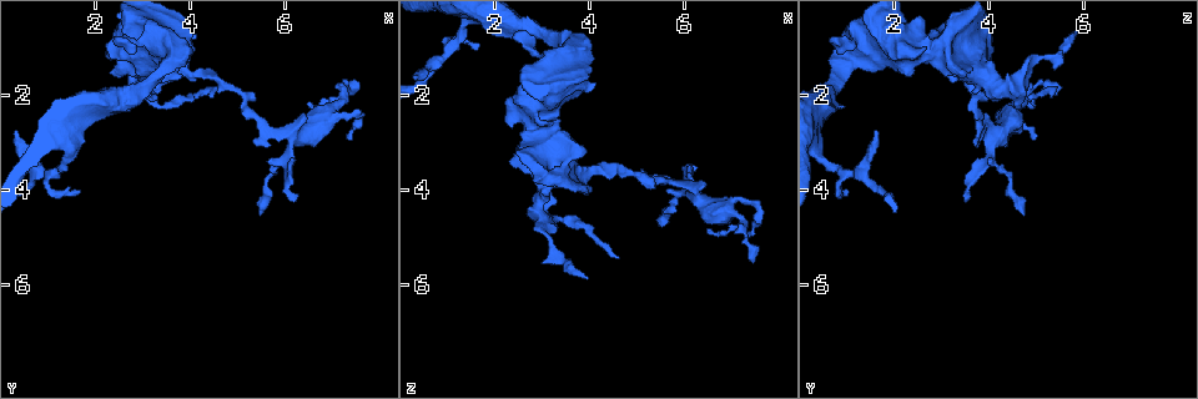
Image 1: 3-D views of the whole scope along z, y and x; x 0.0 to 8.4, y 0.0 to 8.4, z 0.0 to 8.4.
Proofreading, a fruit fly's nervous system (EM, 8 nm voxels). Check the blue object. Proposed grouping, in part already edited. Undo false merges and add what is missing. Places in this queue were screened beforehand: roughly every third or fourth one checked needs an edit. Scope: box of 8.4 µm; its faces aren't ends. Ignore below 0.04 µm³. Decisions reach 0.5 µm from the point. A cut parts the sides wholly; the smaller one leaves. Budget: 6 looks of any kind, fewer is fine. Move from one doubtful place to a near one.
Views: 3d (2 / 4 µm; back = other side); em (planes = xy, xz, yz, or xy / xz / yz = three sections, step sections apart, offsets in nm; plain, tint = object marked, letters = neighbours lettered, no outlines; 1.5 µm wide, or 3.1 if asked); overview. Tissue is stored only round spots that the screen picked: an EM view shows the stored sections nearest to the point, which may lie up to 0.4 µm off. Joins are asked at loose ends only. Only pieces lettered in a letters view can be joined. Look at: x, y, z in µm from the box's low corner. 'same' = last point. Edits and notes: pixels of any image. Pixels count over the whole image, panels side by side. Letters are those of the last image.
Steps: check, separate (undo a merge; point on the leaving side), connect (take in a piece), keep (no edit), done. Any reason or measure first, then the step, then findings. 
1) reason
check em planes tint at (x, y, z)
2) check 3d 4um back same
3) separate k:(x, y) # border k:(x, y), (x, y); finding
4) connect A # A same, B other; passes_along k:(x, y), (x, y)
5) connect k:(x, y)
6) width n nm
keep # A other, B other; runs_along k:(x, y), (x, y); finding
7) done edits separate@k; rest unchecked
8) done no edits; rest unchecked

calibre changes
check em yz step 8 tint at (6.10, 2.85, 3.90)

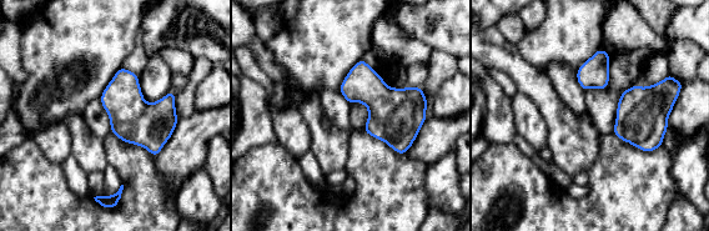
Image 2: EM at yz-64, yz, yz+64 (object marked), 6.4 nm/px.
what lies round it
check em yz step 8 letters same

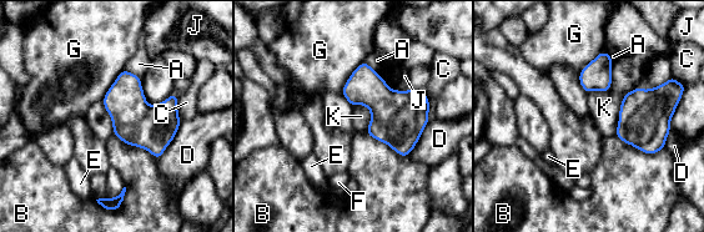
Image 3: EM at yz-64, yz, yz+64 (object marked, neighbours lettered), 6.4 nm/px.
width 280 nm
keep # A other, B other, C other, D other, E other, F other, G other, J other, K other; border 3:(140, 77), (150, 104), (174, 92); one neuron here

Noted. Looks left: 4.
branch stops here
check 3d 2um at (4.65, 1.85, 5.45)

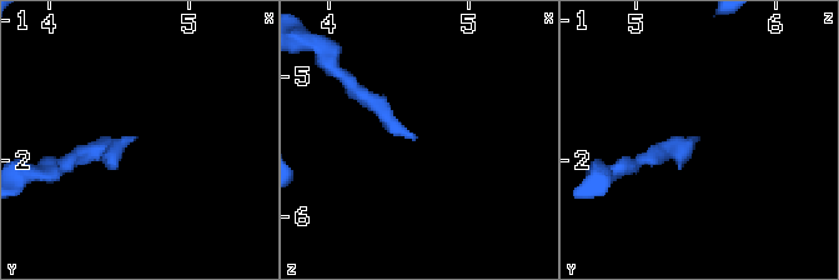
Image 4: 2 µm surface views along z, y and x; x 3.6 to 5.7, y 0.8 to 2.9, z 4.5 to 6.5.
check em planes letters at (4.56, 1.86, 5.44)

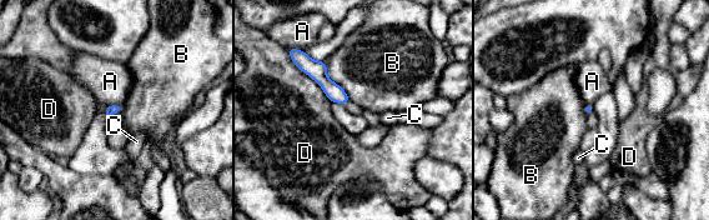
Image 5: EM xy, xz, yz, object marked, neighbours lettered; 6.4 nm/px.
keep # A other, B other, C other, D other; border 5:(121, 104), (110, 104), (107, 106); no lettered piece goes on from it

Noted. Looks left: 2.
done no edits; rest unchecked

